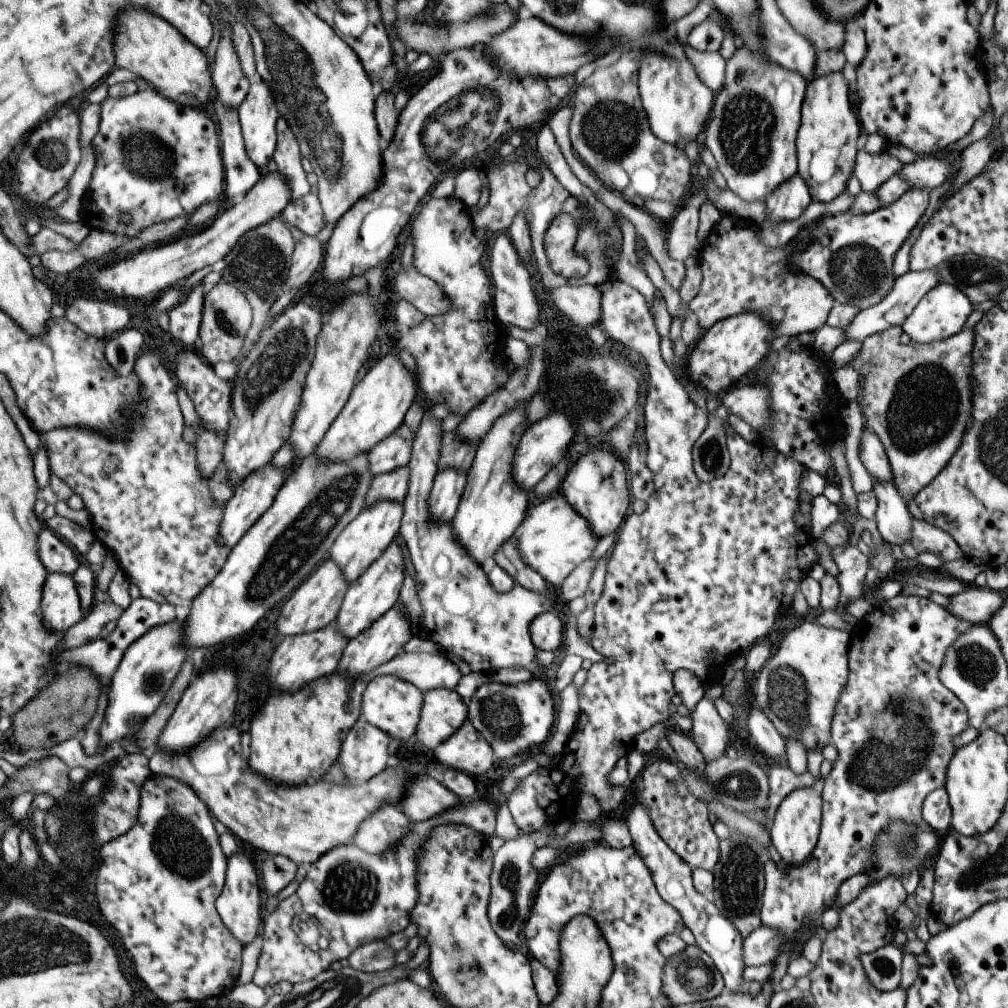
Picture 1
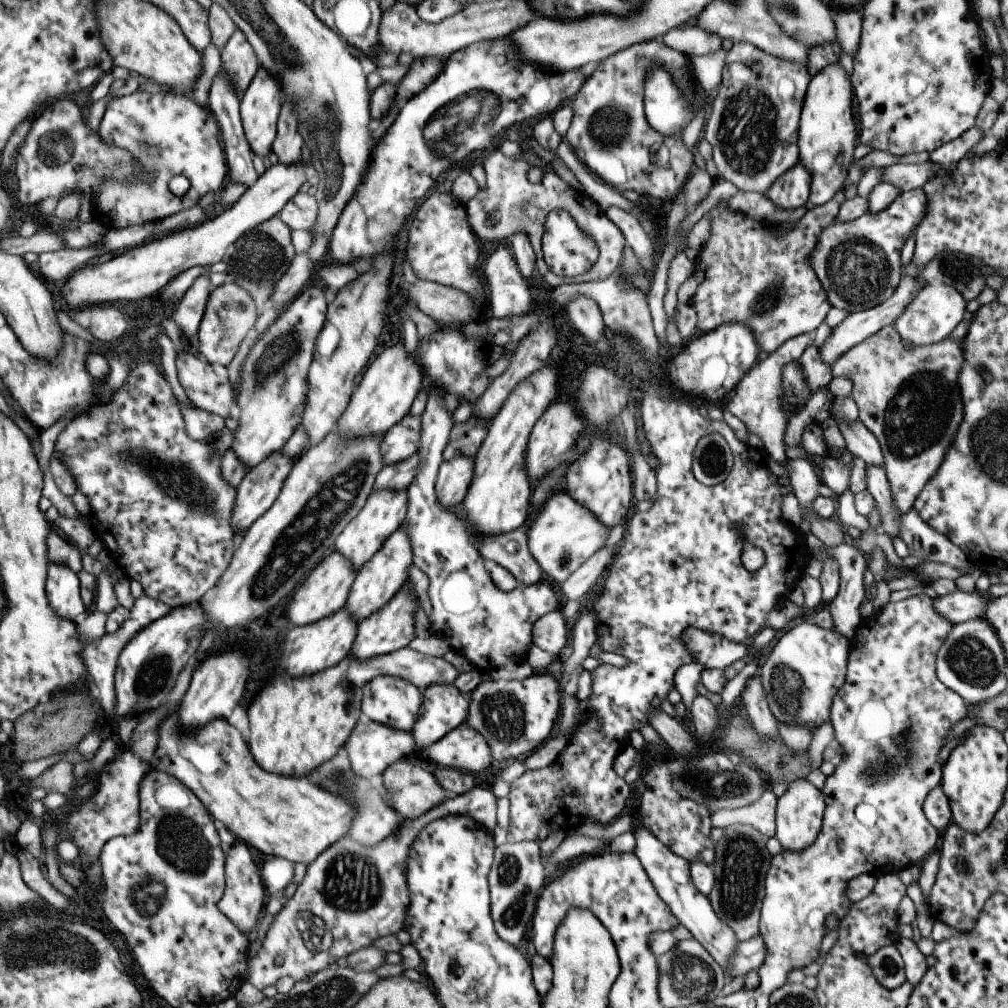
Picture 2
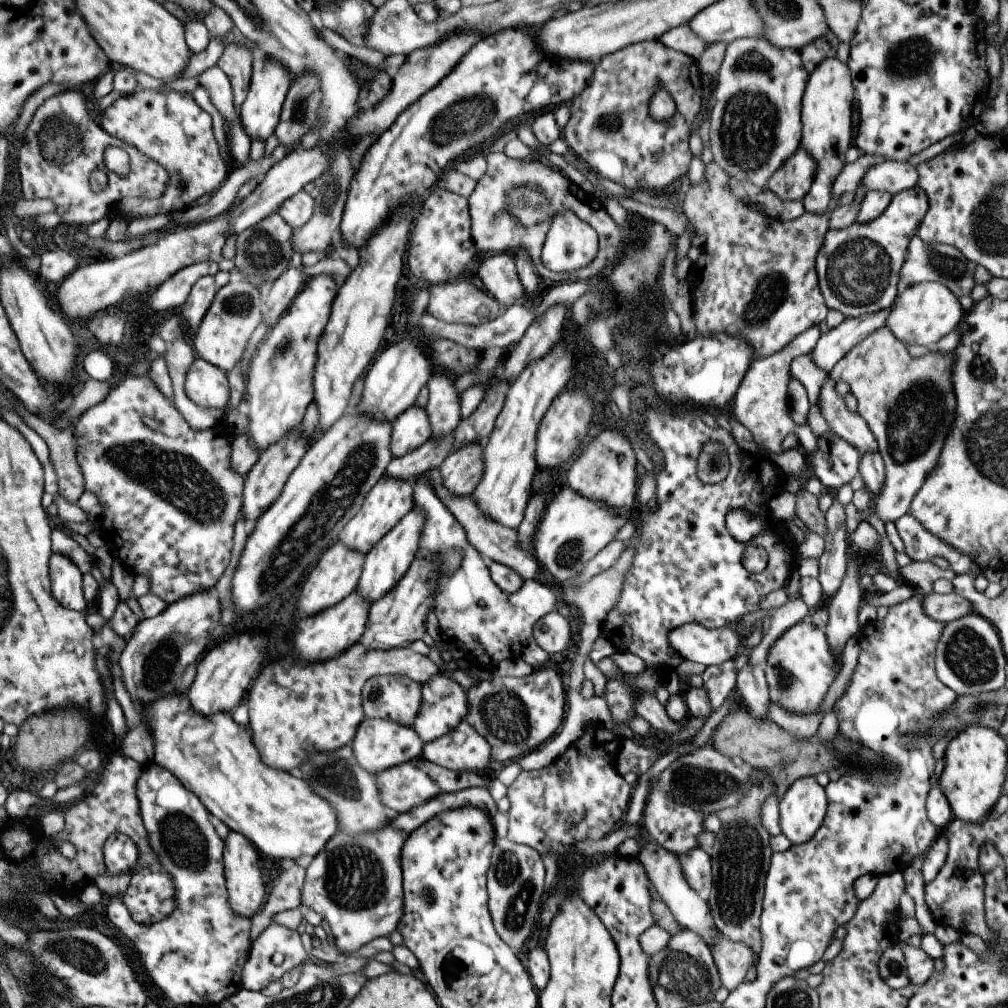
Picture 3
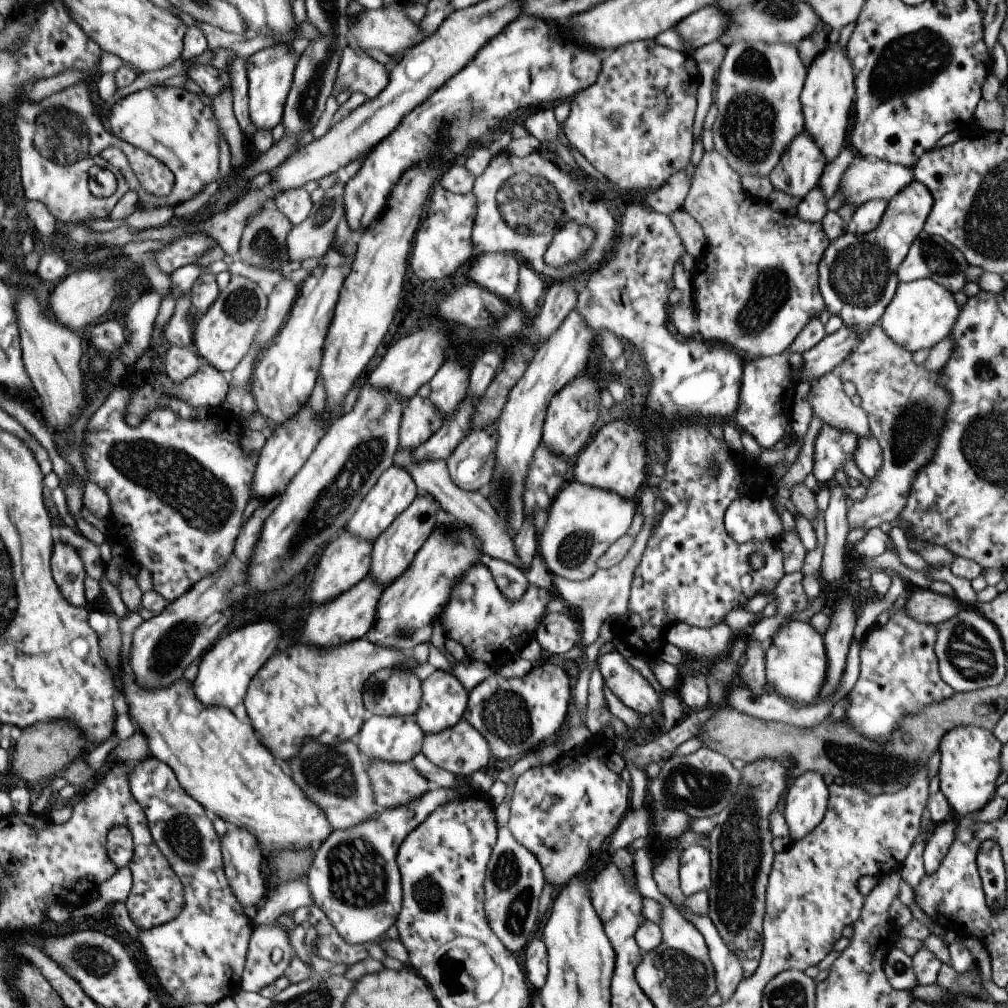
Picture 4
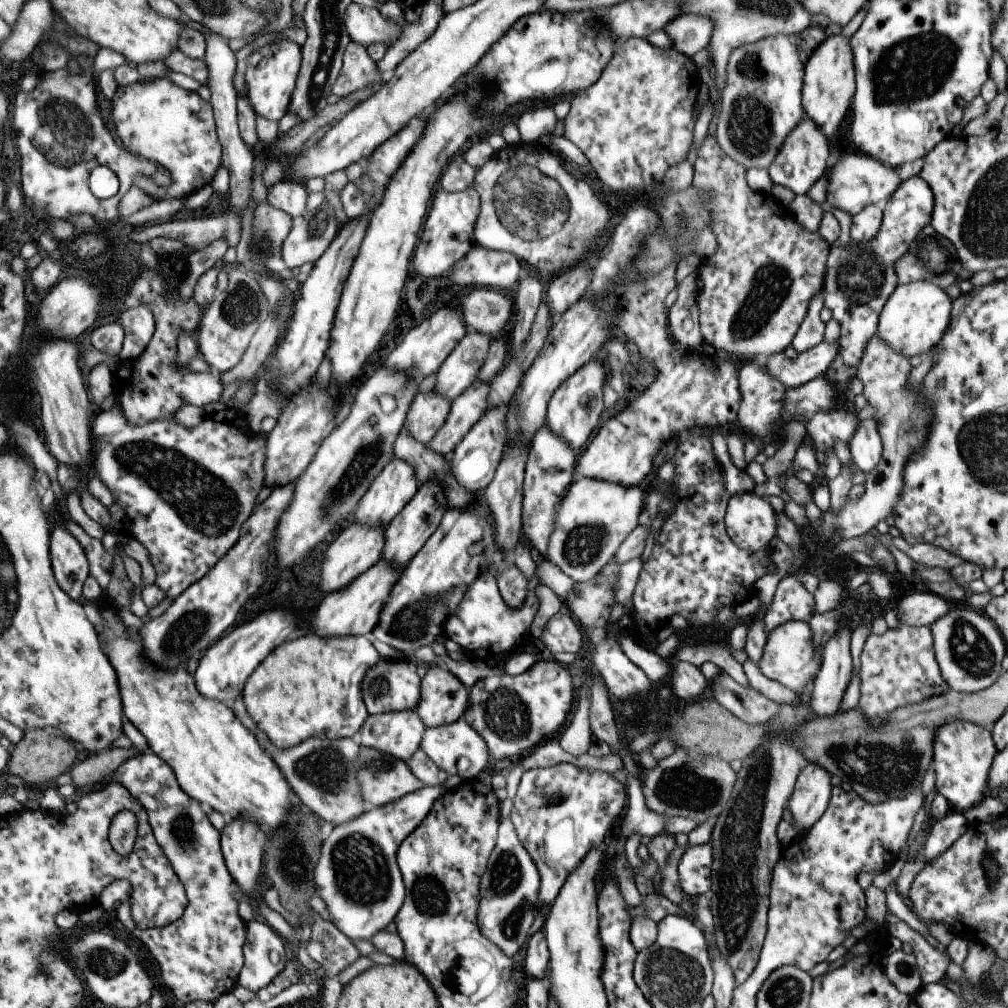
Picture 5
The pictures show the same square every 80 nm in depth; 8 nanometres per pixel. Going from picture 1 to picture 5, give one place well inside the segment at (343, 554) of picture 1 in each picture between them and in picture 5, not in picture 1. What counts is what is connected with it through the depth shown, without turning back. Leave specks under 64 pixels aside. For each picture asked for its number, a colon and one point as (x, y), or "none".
2: (385, 509)
3: (390, 499)
4: (395, 489)
5: (396, 484)

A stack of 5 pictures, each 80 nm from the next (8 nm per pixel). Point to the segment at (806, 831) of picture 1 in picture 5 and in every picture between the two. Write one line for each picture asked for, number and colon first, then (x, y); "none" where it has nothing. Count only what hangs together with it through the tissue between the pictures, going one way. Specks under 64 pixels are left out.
2: (798, 816)
3: (802, 807)
4: (804, 805)
5: (811, 791)

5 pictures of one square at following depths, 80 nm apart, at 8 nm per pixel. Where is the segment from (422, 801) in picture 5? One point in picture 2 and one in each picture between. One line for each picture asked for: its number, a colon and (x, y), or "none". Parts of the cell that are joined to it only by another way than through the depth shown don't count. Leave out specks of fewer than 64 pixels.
2: (356, 893)
3: (355, 884)
4: (355, 879)

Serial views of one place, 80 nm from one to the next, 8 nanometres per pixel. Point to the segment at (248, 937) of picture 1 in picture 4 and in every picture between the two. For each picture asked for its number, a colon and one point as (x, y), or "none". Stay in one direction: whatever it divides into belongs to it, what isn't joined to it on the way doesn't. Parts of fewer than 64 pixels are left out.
2: (245, 895)
3: (247, 889)
4: (243, 853)

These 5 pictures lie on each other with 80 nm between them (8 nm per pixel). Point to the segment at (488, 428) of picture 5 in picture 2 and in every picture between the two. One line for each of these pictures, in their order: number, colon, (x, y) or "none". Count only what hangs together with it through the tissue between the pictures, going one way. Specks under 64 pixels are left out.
2: (453, 476)
3: (461, 470)
4: (470, 465)

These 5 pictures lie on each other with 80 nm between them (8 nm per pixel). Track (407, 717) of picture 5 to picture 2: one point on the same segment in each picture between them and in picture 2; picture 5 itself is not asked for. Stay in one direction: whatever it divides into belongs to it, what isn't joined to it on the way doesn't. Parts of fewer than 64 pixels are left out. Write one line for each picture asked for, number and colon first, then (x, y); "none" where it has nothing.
2: (372, 747)
3: (379, 744)
4: (396, 739)

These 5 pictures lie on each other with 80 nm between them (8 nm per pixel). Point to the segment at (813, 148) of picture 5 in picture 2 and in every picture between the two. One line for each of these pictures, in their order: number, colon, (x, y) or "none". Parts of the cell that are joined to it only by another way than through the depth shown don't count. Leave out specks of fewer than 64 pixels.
2: (790, 189)
3: (790, 182)
4: (801, 164)

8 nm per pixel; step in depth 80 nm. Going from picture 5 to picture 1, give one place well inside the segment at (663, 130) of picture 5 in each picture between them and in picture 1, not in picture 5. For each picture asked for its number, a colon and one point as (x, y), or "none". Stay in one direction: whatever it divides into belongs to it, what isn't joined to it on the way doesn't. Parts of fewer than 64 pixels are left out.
1: (608, 131)
2: (608, 133)
3: (609, 128)
4: (633, 124)

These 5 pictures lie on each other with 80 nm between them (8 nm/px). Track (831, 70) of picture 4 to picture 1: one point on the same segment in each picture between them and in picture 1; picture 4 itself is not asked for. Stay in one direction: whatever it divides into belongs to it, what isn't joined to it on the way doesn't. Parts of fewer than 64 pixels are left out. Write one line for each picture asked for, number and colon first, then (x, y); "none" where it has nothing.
1: (825, 141)
2: (827, 129)
3: (825, 109)

